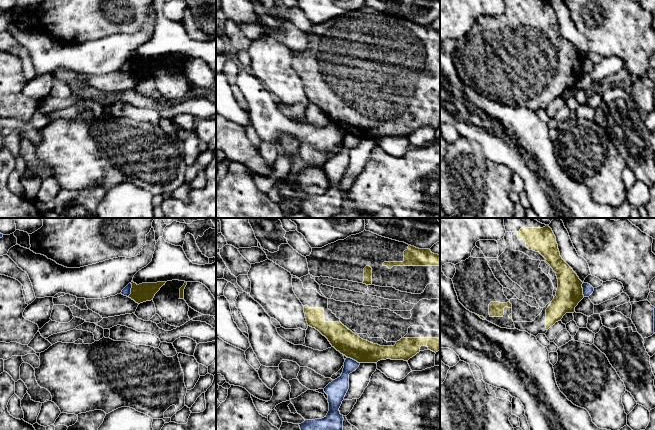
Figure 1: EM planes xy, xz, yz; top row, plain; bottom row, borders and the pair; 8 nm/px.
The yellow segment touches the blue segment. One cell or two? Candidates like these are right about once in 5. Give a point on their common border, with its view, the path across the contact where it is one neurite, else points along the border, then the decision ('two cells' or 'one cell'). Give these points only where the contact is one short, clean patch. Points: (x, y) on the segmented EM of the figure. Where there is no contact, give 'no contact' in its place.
contact yz (582, 289); border yz (582, 282), (582, 294), (584, 296); two cells

